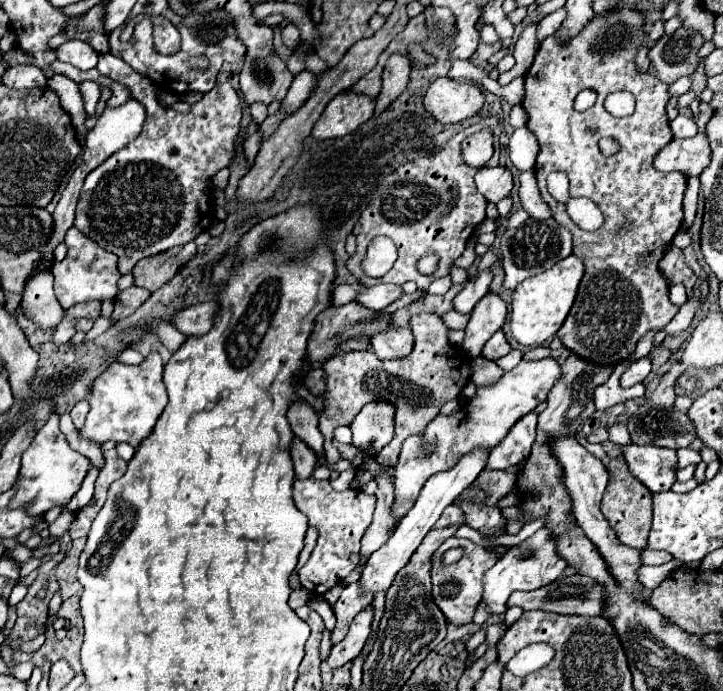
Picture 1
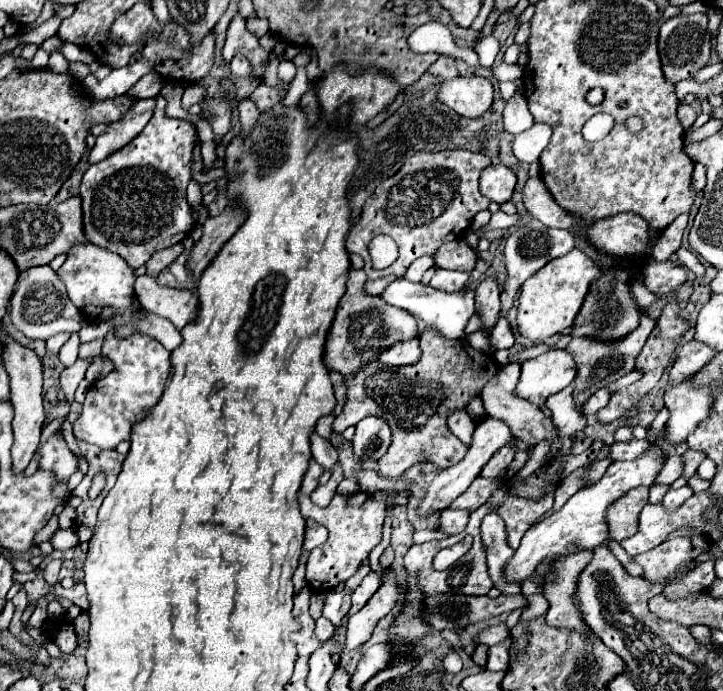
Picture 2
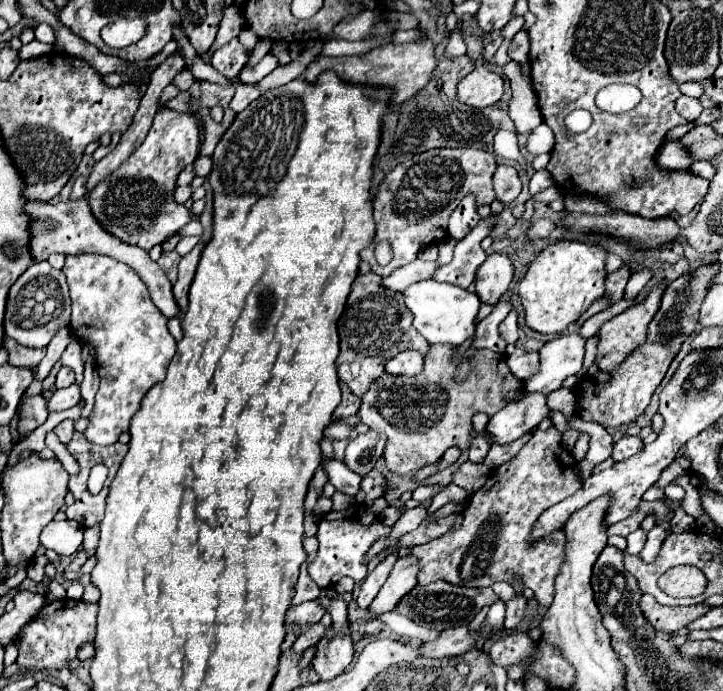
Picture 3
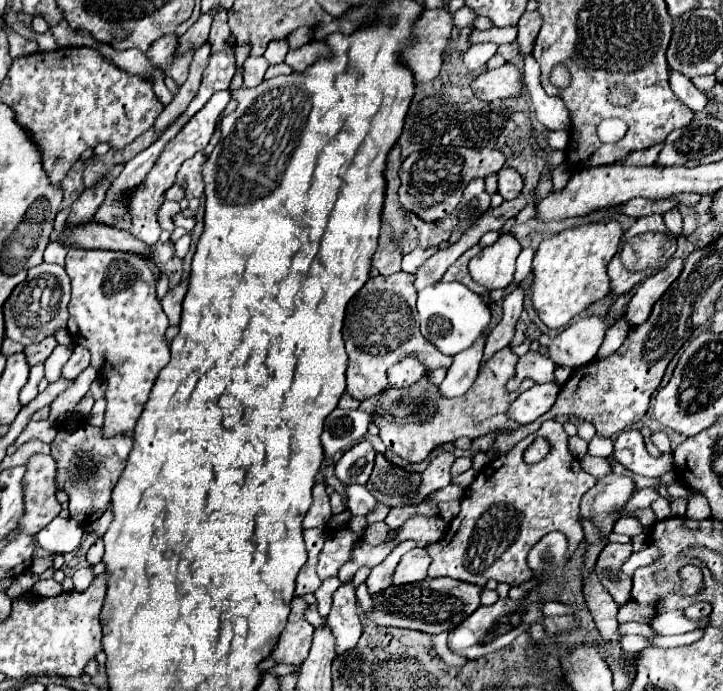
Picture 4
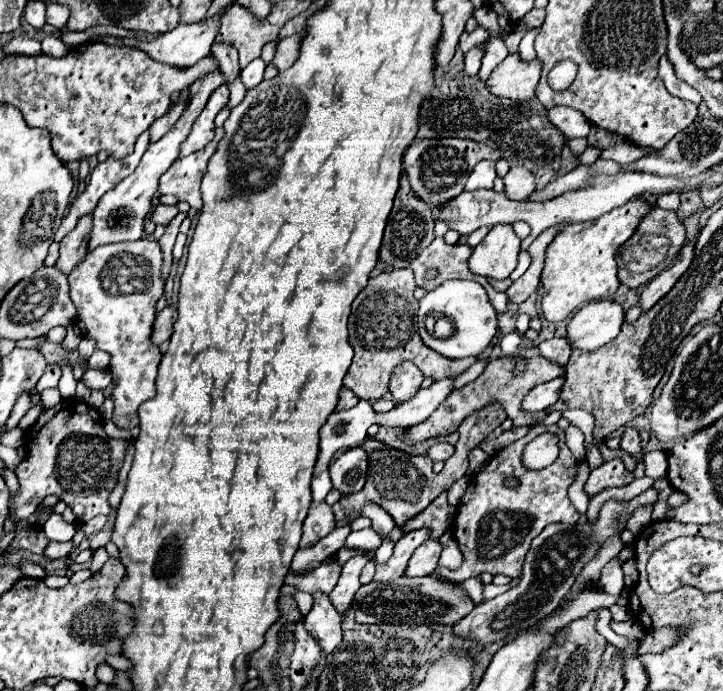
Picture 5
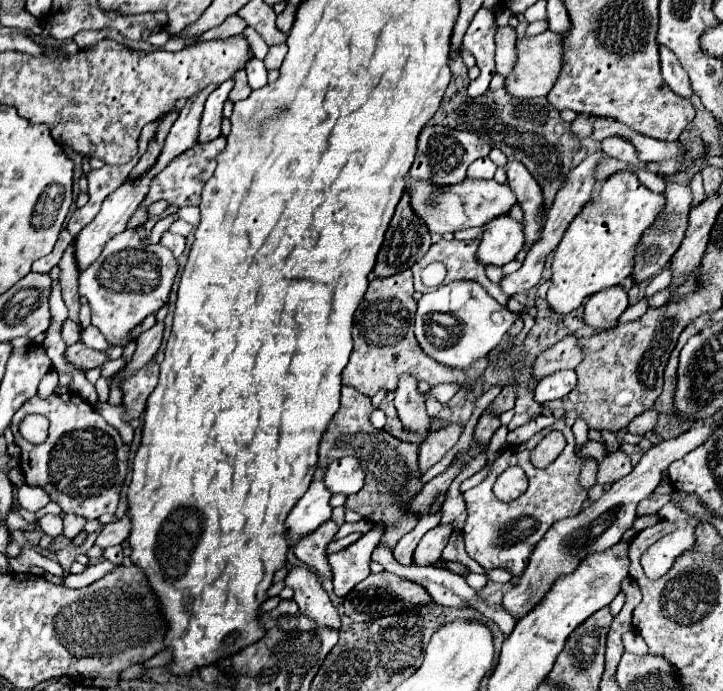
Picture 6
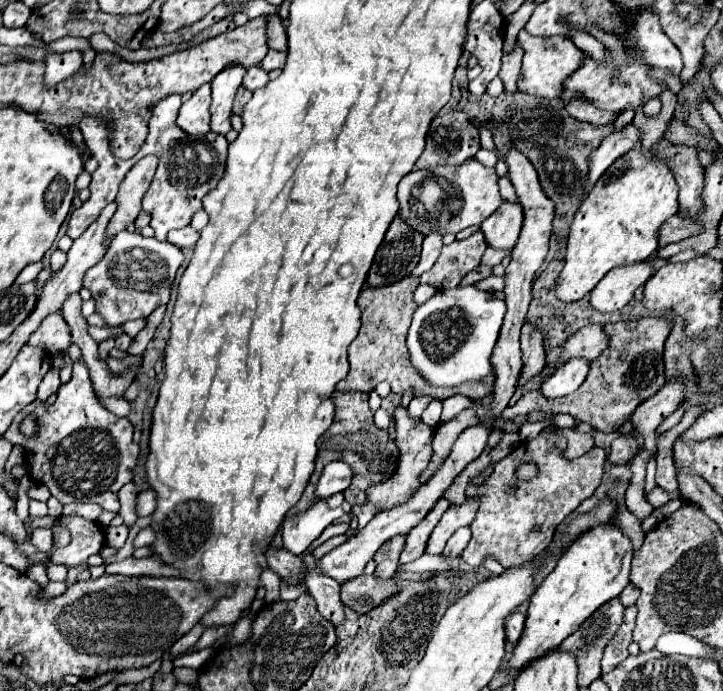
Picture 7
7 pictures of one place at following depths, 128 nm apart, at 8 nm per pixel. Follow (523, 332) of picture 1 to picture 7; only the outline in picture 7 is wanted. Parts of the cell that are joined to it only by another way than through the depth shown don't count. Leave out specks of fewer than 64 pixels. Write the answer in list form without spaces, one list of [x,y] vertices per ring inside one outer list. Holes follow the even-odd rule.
[[[654,148],[650,150],[630,150],[616,164],[610,164],[610,168],[600,176],[600,180],[594,184],[594,190],[586,196],[582,206],[578,208],[574,222],[570,226],[568,246],[566,246],[566,264],[560,272],[560,278],[556,280],[556,296],[564,302],[580,300],[588,292],[594,290],[594,286],[604,278],[608,270],[620,264],[632,264],[638,260],[646,260],[652,256],[652,252],[658,250],[658,232],[664,226],[664,220],[668,220],[672,214],[678,212],[678,184],[674,180],[674,170],[668,164],[668,160],[660,158]]]

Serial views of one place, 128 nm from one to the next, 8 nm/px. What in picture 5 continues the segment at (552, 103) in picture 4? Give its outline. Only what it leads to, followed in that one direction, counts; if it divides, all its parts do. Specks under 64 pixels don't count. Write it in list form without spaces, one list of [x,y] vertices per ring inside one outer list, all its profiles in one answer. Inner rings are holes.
[[[528,28],[526,36],[520,42],[520,58],[522,60],[534,60],[536,52],[534,52],[534,40],[540,34],[540,28]],[[554,106],[548,108],[548,120],[552,120],[554,126],[558,126],[566,138],[574,136],[586,136],[588,134],[588,120],[582,112],[570,108],[570,106]]]

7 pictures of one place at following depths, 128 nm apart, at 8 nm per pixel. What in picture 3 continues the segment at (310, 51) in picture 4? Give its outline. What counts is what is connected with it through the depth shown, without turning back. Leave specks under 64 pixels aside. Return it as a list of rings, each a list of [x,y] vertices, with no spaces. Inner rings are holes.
[[[418,26],[418,32],[420,32],[418,40],[412,40],[412,42],[406,42],[406,44],[384,44],[380,48],[370,50],[364,56],[342,56],[342,58],[316,56],[308,64],[308,68],[304,72],[304,78],[314,82],[320,72],[334,70],[344,80],[352,80],[352,82],[360,82],[360,84],[368,84],[368,86],[396,88],[396,96],[392,98],[392,104],[400,104],[400,102],[412,98],[420,88],[424,88],[428,84],[428,80],[432,78],[432,72],[436,68],[434,42],[424,34],[424,30],[420,26]]]

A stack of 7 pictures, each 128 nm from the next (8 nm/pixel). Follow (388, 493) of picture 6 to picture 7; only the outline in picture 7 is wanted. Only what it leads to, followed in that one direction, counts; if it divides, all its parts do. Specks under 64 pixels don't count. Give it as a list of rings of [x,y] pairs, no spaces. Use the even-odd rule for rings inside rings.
[[[334,392],[334,406],[336,406],[336,416],[332,426],[326,430],[326,434],[318,440],[318,456],[316,456],[316,468],[308,480],[306,496],[310,496],[312,488],[316,486],[316,474],[322,470],[330,460],[342,460],[348,464],[354,472],[352,484],[344,490],[346,502],[354,504],[364,504],[364,490],[372,486],[374,482],[380,482],[388,478],[396,466],[396,444],[390,440],[386,430],[376,428],[374,424],[374,412],[368,406],[368,394],[364,392]],[[404,534],[400,536],[394,536],[392,540],[388,540],[374,556],[374,562],[376,562],[376,576],[382,578],[382,580],[390,580],[396,570],[398,570],[398,556],[404,548]]]

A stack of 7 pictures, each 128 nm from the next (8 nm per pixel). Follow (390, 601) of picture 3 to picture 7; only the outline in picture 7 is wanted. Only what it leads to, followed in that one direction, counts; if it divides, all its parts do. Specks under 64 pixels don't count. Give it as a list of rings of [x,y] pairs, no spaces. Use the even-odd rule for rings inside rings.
[[[468,496],[462,504],[452,504],[446,514],[442,516],[442,520],[438,522],[438,526],[434,528],[430,540],[428,540],[428,554],[442,554],[448,538],[462,526],[470,526],[474,516],[476,516],[476,508],[478,508],[478,500],[476,496]]]

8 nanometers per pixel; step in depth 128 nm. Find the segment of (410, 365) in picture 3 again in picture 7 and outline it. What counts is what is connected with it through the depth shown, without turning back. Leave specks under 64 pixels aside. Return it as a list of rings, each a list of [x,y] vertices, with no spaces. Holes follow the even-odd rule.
[[[402,406],[396,408],[394,420],[396,420],[396,446],[400,452],[400,456],[396,460],[396,470],[390,478],[368,488],[366,502],[364,502],[364,504],[376,506],[378,512],[384,512],[388,508],[396,508],[396,506],[404,504],[404,500],[408,500],[408,496],[412,496],[412,492],[416,492],[416,488],[420,488],[420,474],[424,472],[424,468],[428,466],[428,460],[432,456],[432,444],[430,444],[432,434],[434,434],[432,426],[428,426],[424,422],[412,422],[408,418],[406,408],[402,408]]]

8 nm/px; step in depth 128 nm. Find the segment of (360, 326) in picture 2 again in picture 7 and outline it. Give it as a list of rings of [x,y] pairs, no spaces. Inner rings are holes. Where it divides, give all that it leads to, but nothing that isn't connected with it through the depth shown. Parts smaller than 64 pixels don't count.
[[[406,276],[404,280],[382,286],[382,288],[366,288],[360,292],[358,306],[362,310],[362,328],[354,342],[348,348],[348,362],[350,370],[344,380],[336,384],[338,392],[350,392],[350,390],[360,390],[360,392],[372,392],[378,382],[388,380],[392,386],[392,392],[404,394],[404,390],[412,388],[414,398],[416,396],[438,396],[438,398],[448,398],[452,394],[464,394],[472,400],[482,400],[492,394],[494,388],[494,376],[488,376],[486,380],[472,382],[472,384],[462,384],[456,388],[432,388],[422,376],[412,368],[408,362],[408,350],[406,350],[406,328],[410,328],[412,314],[416,312],[416,302],[412,300],[412,292],[418,286],[418,278]]]

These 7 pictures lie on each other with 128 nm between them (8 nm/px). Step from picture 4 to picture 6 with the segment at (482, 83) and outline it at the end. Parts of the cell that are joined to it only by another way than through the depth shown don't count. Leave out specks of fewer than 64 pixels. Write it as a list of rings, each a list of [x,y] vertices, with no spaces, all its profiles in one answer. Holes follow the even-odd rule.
[[[546,30],[538,36],[526,36],[518,40],[518,62],[512,70],[512,74],[506,78],[506,92],[516,98],[536,98],[546,96],[552,86],[556,84],[556,76],[562,68],[562,56],[564,56],[564,44],[560,40],[560,34]]]

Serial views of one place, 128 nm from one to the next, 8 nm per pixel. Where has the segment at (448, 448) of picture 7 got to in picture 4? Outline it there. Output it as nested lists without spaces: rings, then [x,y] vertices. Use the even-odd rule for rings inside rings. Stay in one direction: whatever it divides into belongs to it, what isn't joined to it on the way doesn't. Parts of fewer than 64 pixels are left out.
[[[440,452],[436,458],[432,458],[428,468],[424,470],[424,478],[422,478],[421,485],[416,491],[416,496],[412,498],[412,504],[421,503],[426,494],[446,488],[452,482],[450,466],[452,466],[454,458],[456,456],[452,452]]]

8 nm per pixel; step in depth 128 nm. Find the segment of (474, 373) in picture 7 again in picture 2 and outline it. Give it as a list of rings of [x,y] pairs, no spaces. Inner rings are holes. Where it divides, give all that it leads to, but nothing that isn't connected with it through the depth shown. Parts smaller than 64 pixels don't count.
[[[400,278],[400,280],[392,282],[382,292],[382,298],[388,304],[398,306],[398,308],[408,310],[410,314],[414,314],[428,328],[434,328],[436,332],[440,332],[440,336],[444,336],[444,340],[464,340],[466,338],[464,328],[466,328],[470,316],[476,312],[476,308],[474,308],[474,290],[472,288],[464,288],[460,292],[444,292],[444,290],[432,288],[430,284],[410,282],[406,278]]]

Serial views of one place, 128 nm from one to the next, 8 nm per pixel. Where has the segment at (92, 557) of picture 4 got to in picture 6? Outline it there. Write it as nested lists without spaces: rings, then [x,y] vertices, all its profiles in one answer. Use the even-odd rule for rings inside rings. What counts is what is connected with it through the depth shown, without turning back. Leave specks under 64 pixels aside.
[[[126,512],[120,522],[114,522],[114,524],[106,524],[98,538],[96,538],[96,546],[100,548],[108,548],[108,546],[116,546],[116,544],[122,544],[128,534],[130,534],[130,528],[132,528],[132,522],[130,522],[130,514]]]

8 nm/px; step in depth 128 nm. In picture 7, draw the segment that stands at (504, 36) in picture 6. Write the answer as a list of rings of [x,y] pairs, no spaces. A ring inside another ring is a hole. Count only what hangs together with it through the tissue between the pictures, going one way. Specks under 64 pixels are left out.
[[[516,44],[514,52],[512,52],[512,54],[506,54],[506,56],[502,58],[502,68],[500,68],[500,74],[498,74],[498,76],[502,78],[504,90],[506,90],[508,94],[512,94],[512,92],[518,90],[516,80],[518,80],[518,76],[520,76],[520,68],[522,68],[522,54],[524,54],[524,50]]]

